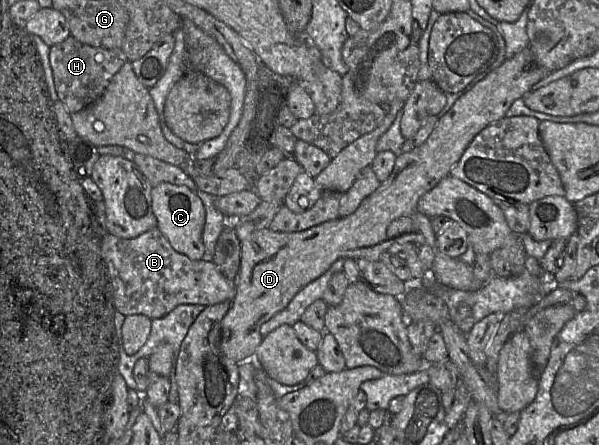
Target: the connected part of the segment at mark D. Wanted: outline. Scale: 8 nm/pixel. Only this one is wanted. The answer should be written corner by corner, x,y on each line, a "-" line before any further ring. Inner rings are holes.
529,48
507,58
502,65
489,72
471,90
462,95
451,109
439,118
436,127
424,144
411,152
402,152
397,156
390,176
366,197
352,214
299,232
259,229
241,240
241,262
235,278
235,296
221,325
221,344
225,354
236,362
254,356
264,338
260,332
261,325
282,311
303,287
328,271
335,261
340,258
365,258
370,261
380,261
381,254
387,251
392,244
409,242
417,247
423,244
431,246
435,251
435,259
429,275
432,275
440,284
453,289
463,291
480,289
484,284
475,278
473,265
464,263
460,258
452,258
438,249
437,234
432,228
431,218
419,212
417,204
425,193
434,188
444,177
450,175
452,167
460,160
465,149
479,132
505,117
506,111
515,100
531,92
532,86
550,73
536,63

